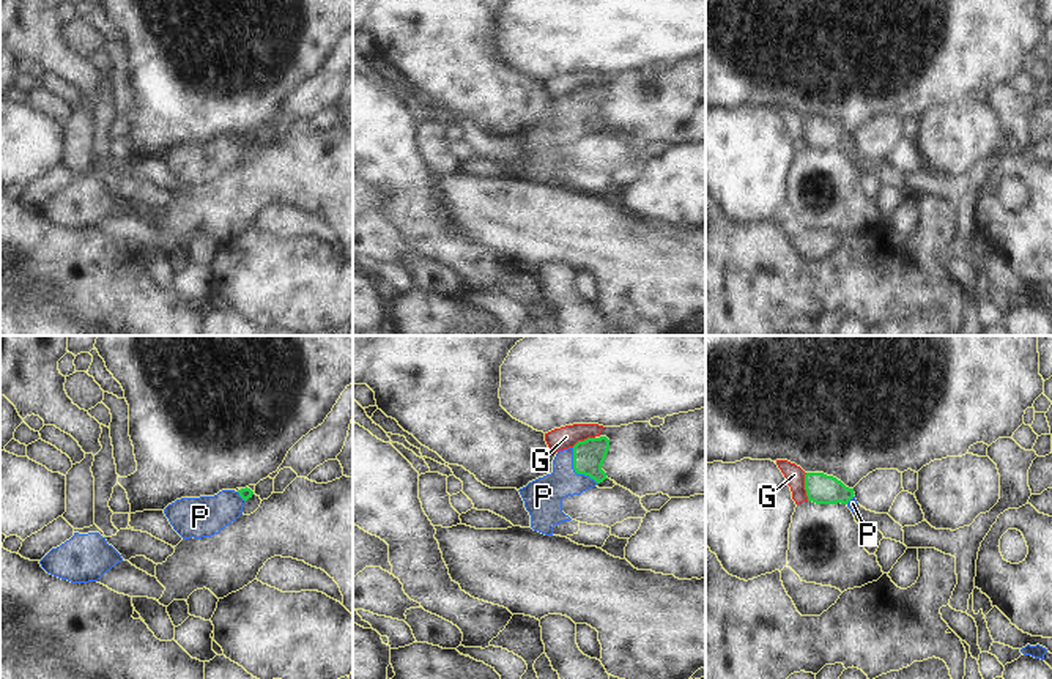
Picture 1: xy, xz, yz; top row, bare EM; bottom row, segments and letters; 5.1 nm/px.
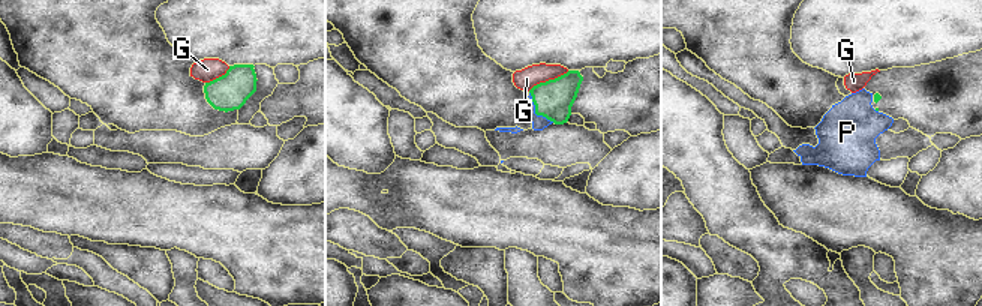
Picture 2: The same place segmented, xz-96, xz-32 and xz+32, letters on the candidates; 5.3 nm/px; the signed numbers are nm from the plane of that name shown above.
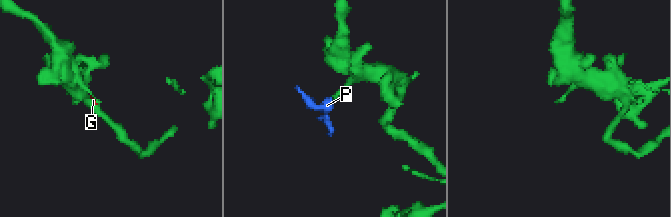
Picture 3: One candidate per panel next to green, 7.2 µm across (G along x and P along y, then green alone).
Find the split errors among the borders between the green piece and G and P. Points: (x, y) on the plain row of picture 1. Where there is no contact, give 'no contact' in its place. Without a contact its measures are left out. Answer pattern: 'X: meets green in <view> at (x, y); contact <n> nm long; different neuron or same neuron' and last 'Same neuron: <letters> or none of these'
G: meets green in yz at (805, 134); contact 140 nm long; different neuron
P: meets green in xz at (575, 118); contact 220 nm long; same neuron
Same neuron: P

